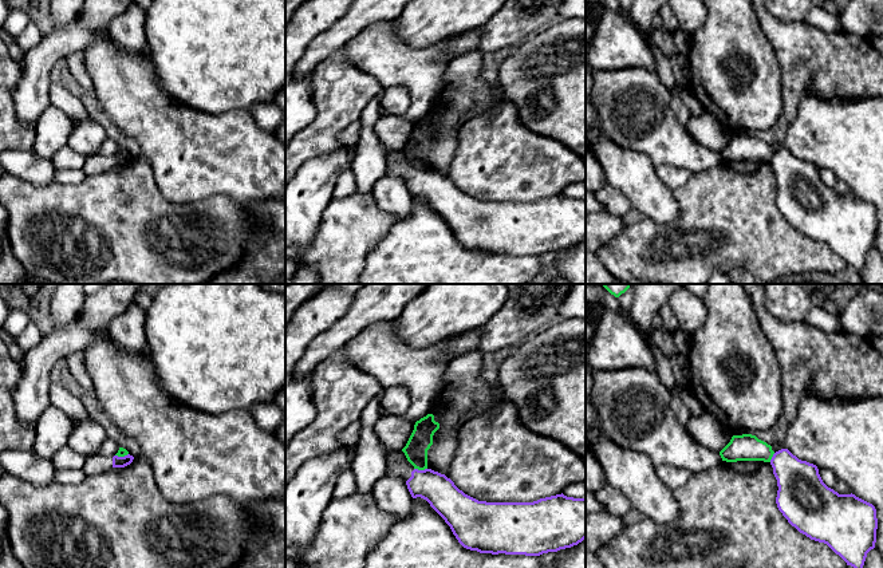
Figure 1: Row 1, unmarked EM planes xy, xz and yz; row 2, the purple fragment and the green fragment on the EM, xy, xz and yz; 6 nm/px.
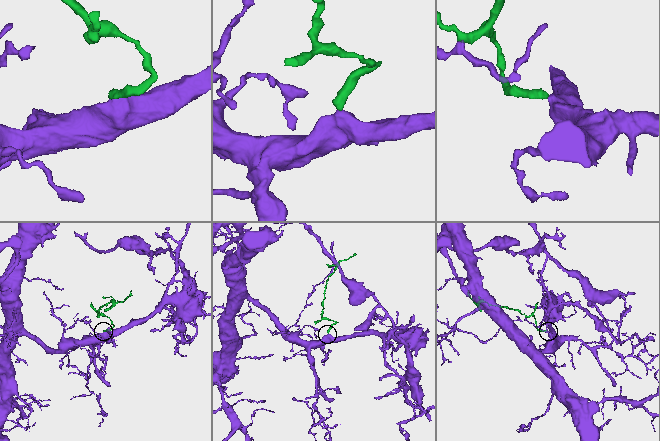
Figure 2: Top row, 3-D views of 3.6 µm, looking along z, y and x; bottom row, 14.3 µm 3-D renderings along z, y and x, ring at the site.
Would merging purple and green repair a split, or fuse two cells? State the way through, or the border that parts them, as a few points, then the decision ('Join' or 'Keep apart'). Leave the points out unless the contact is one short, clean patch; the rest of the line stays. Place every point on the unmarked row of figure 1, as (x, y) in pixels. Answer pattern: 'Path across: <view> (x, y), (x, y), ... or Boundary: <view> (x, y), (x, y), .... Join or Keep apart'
Boundary: xz (414, 168), (426, 169). Keep apart

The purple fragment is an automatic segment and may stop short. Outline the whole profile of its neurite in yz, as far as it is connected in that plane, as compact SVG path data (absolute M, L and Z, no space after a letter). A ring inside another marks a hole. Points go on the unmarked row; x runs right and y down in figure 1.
M788 149L770 159L777 180L776 204L788 222L811 240L827 244L847 265L862 272L867 253L875 248L878 218L872 204L855 194L839 194L828 188L816 165L799 159Z

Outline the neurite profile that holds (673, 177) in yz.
M661 165L655 167L658 178L671 190L683 186L694 174L687 169L681 169L673 165Z

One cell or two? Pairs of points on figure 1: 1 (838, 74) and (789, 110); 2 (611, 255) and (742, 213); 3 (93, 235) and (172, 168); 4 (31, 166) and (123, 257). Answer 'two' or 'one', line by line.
1: one
2: one
3: two
4: two

